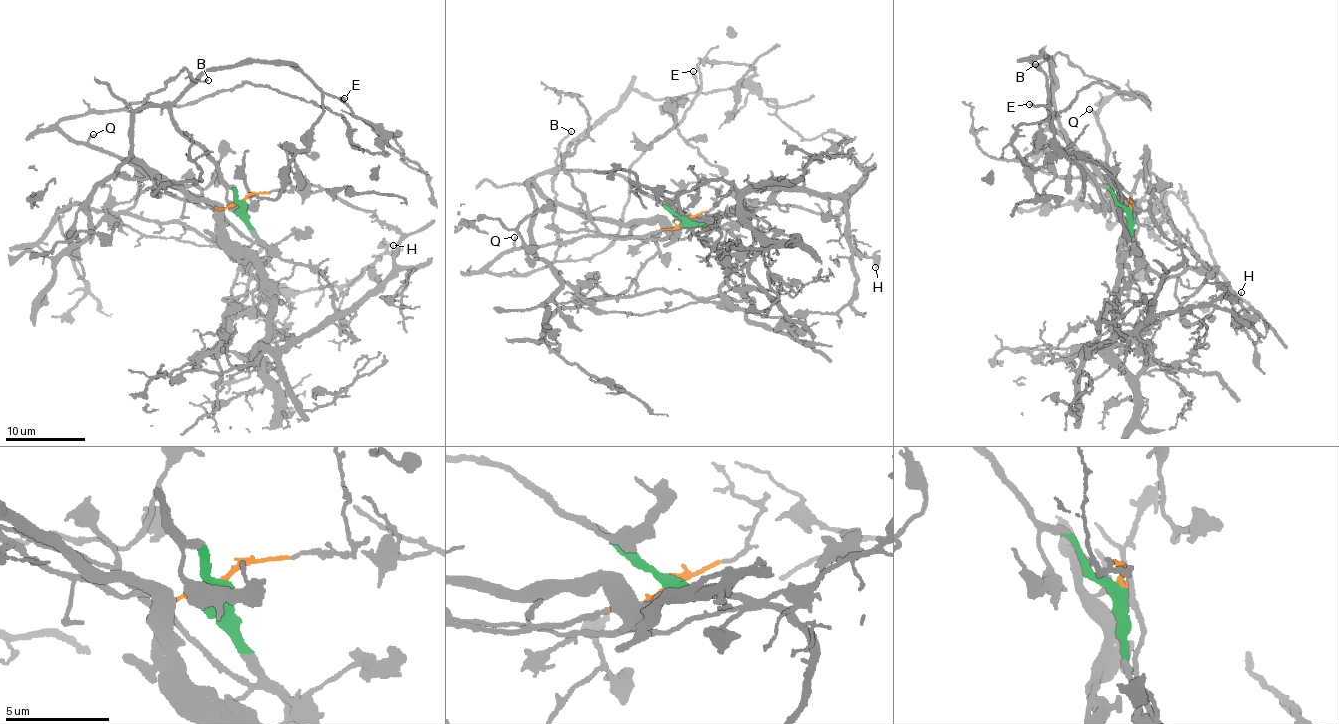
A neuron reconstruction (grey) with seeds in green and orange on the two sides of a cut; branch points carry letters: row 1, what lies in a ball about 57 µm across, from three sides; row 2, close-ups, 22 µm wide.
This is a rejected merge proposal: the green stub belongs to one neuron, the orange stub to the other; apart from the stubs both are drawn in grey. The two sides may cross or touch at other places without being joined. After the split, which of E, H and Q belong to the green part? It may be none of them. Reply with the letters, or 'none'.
E, H

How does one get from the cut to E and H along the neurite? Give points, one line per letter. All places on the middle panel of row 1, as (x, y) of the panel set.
E: (684, 221), (618, 174), (555, 168), (572, 141), (636, 90), (654, 98), (678, 98), (698, 86), (693, 70)
H: (684, 221), (725, 226), (795, 185), (806, 192), (839, 196), (846, 207), (848, 242), (869, 256), (875, 266)

